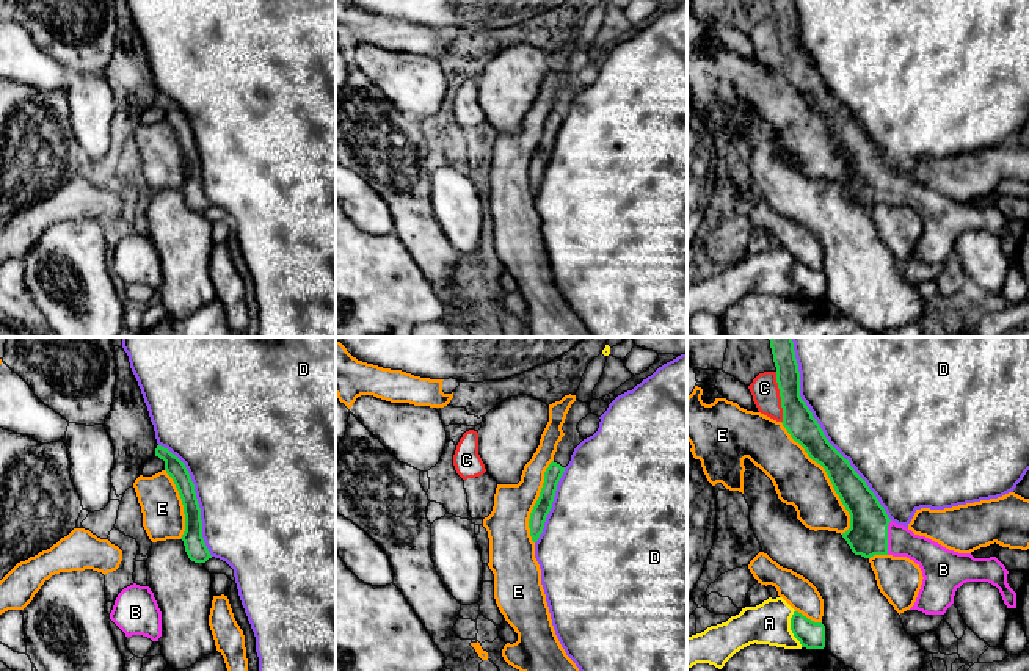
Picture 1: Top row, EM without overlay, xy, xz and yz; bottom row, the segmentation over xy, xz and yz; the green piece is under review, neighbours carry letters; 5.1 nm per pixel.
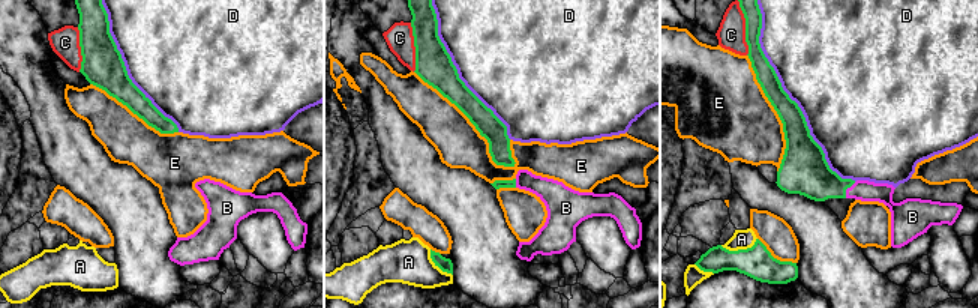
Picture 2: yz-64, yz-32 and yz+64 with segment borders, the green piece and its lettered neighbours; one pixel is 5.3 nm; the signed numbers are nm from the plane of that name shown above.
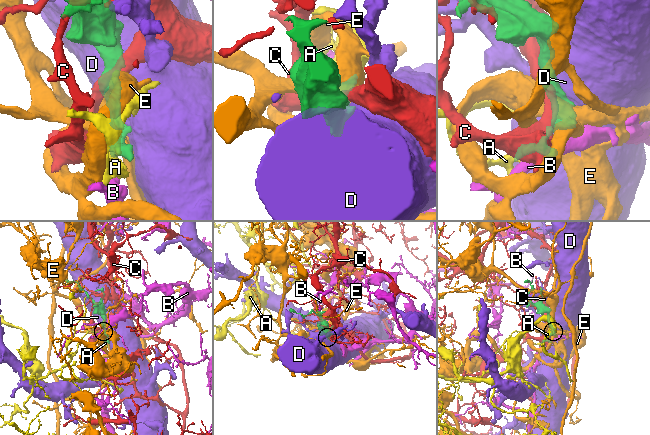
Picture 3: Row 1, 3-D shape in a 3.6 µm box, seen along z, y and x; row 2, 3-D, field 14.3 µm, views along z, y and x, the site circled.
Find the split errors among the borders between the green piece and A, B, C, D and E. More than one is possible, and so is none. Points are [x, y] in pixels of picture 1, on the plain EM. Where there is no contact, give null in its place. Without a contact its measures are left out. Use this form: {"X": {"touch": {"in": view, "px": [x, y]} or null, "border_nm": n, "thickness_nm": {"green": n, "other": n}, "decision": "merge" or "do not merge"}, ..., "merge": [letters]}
{"A": {"touch": {"in": "yz", "px": [791, 278]}, "border_nm": 200, "thickness_nm": {"green": 140, "other": 220}, "decision": "do not merge"}, "B": {"touch": {"in": "yz", "px": [887, 187]}, "border_nm": 180, "thickness_nm": {"green": 200, "other": 150}, "decision": "merge"}, "C": {"touch": {"in": "yz", "px": [780, 44]}, "border_nm": 260, "thickness_nm": {"green": 160, "other": 140}, "decision": "do not merge"}, "D": {"touch": {"in": "yz", "px": [824, 85]}, "border_nm": 1000, "thickness_nm": {"green": 160, "other": 480}, "decision": "do not merge"}, "E": {"touch": {"in": "yz", "px": [829, 126]}, "border_nm": 650, "thickness_nm": {"green": 170, "other": 260}, "decision": "do not merge"}, "merge": ["B"]}

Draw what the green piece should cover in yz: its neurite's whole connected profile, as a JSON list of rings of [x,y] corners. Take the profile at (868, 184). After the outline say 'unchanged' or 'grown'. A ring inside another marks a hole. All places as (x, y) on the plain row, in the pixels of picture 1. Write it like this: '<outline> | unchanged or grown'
[[[772,0],[783,56],[783,75],[808,105],[820,113],[842,154],[850,163],[850,177],[842,187],[855,204],[907,205],[922,219],[922,234],[910,259],[944,263],[955,240],[966,230],[996,235],[1007,257],[1016,257],[1016,241],[1007,232],[1009,219],[996,207],[974,207],[914,183],[893,171],[866,130],[825,86],[820,74],[800,45],[800,20],[795,0]]] | grown

